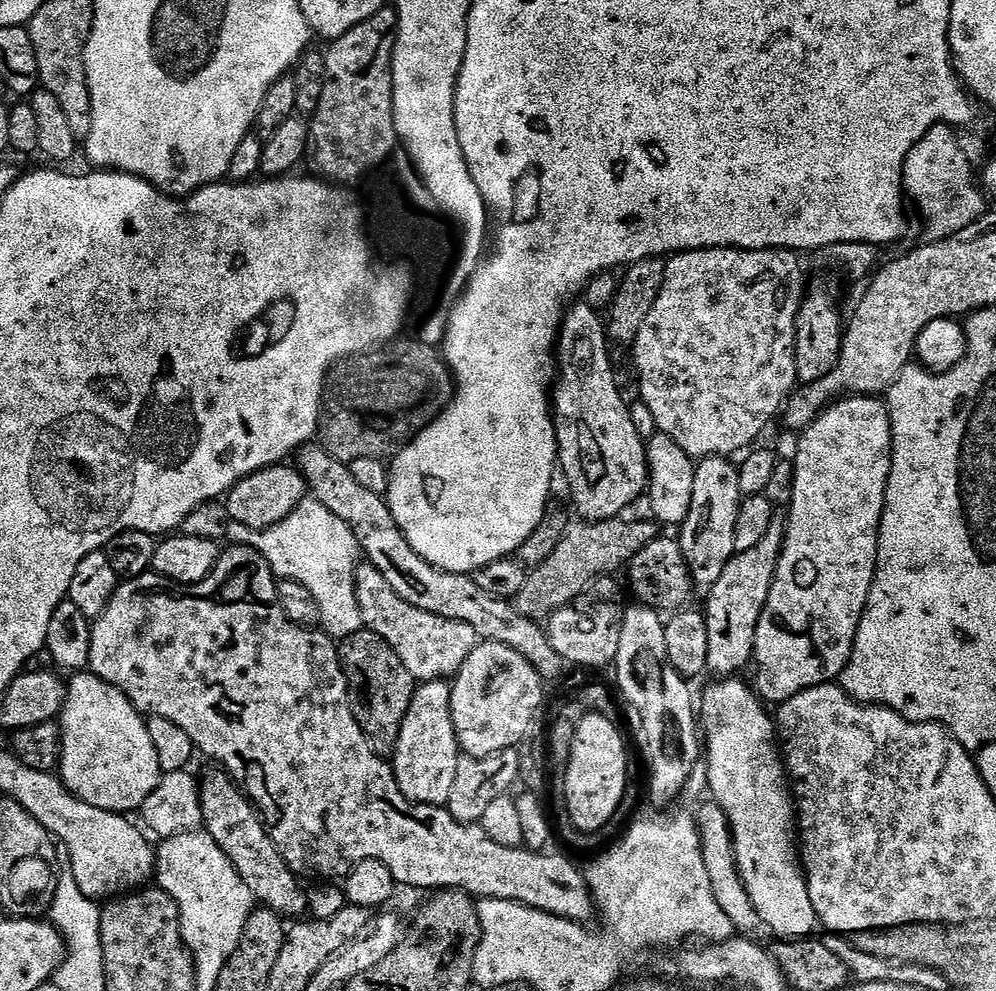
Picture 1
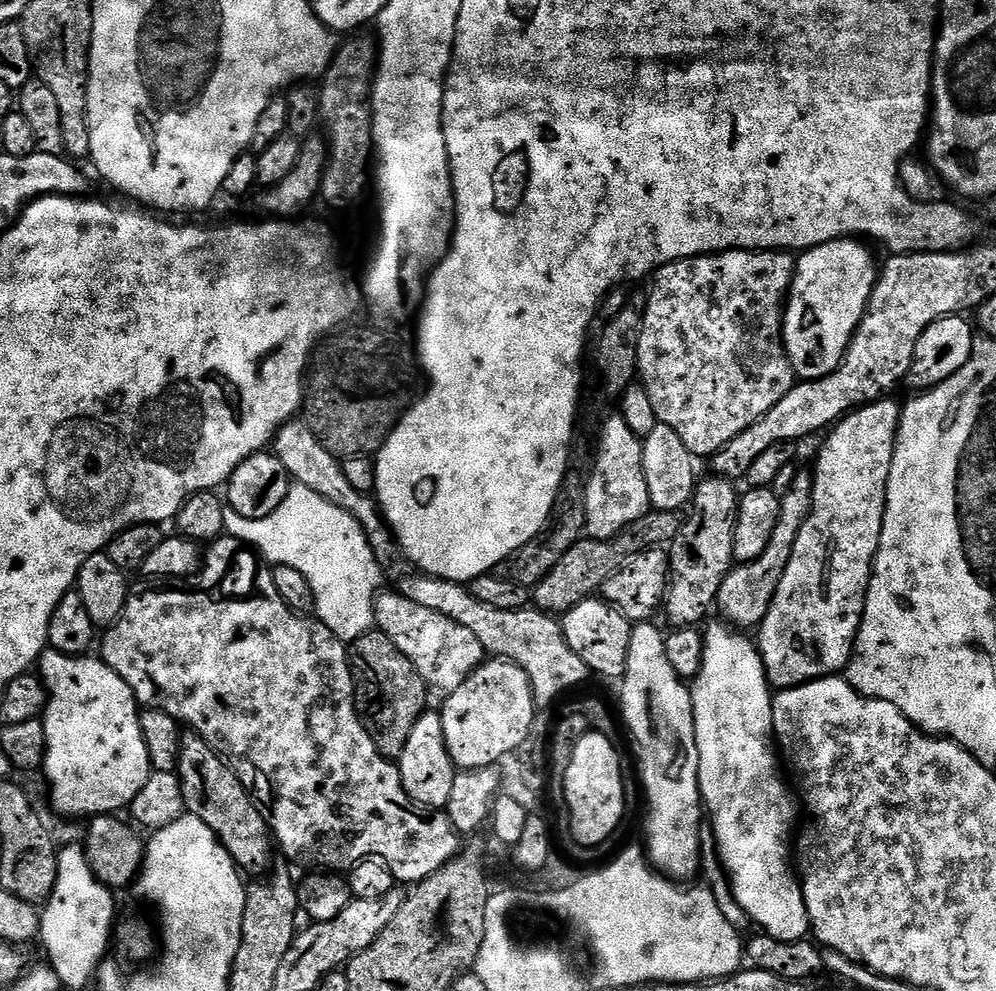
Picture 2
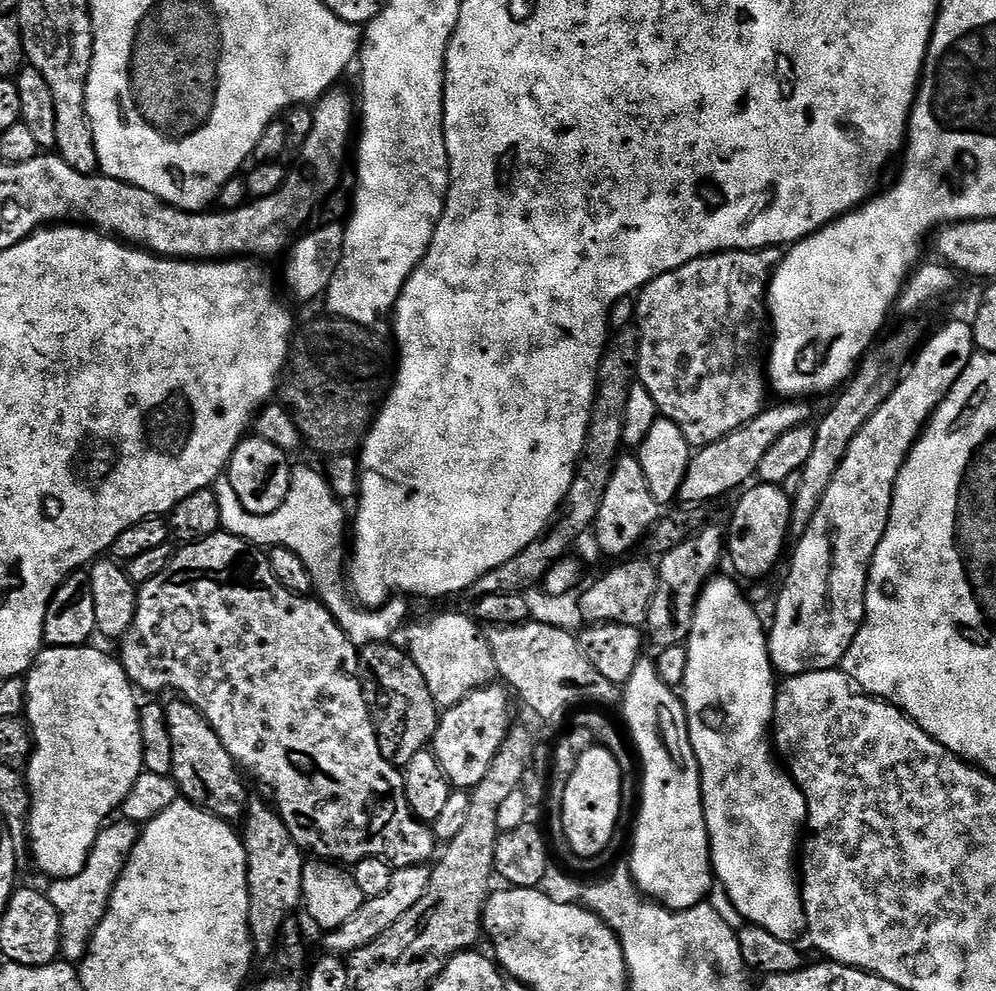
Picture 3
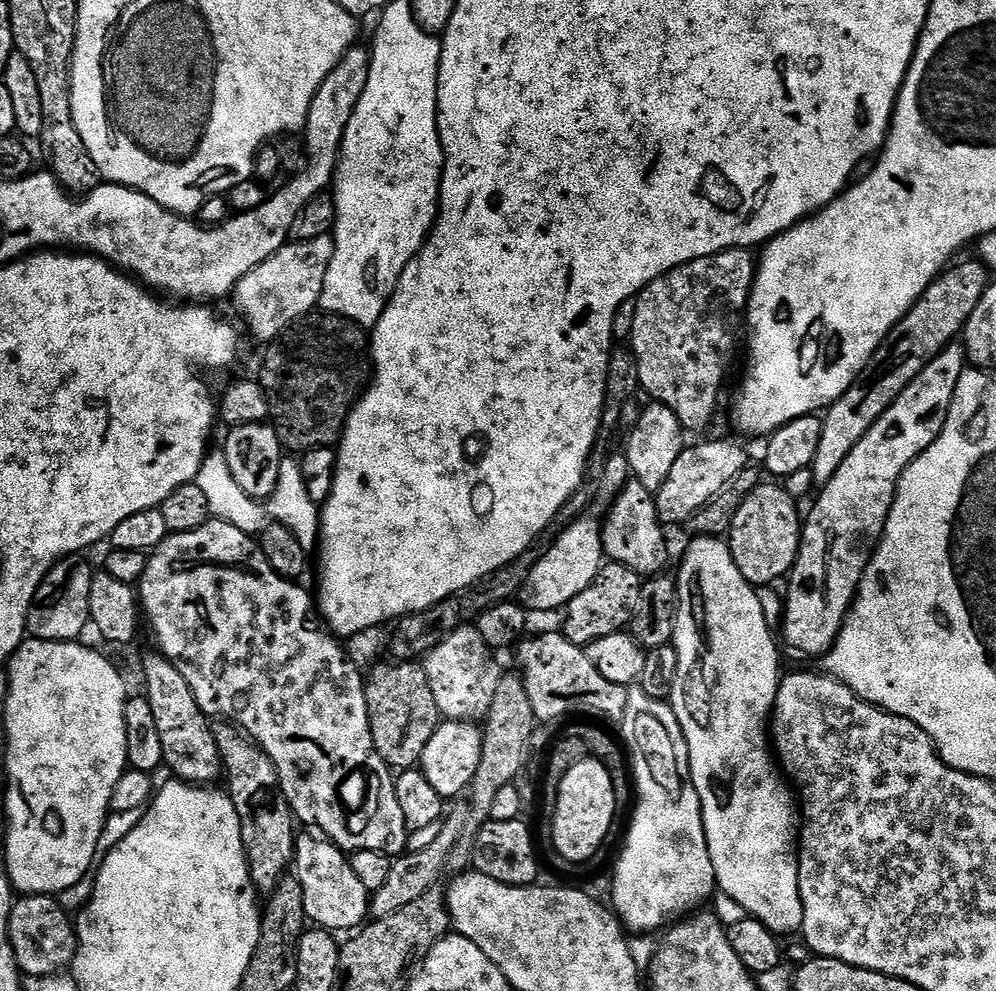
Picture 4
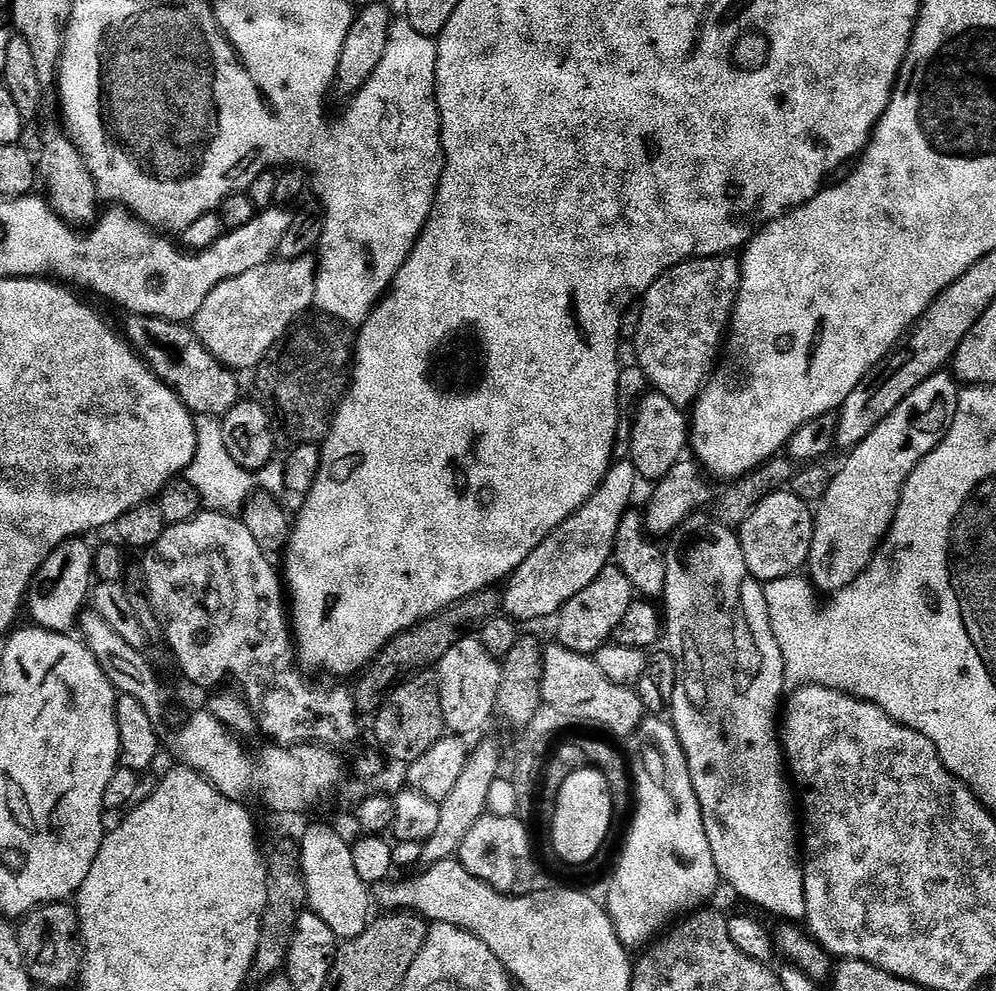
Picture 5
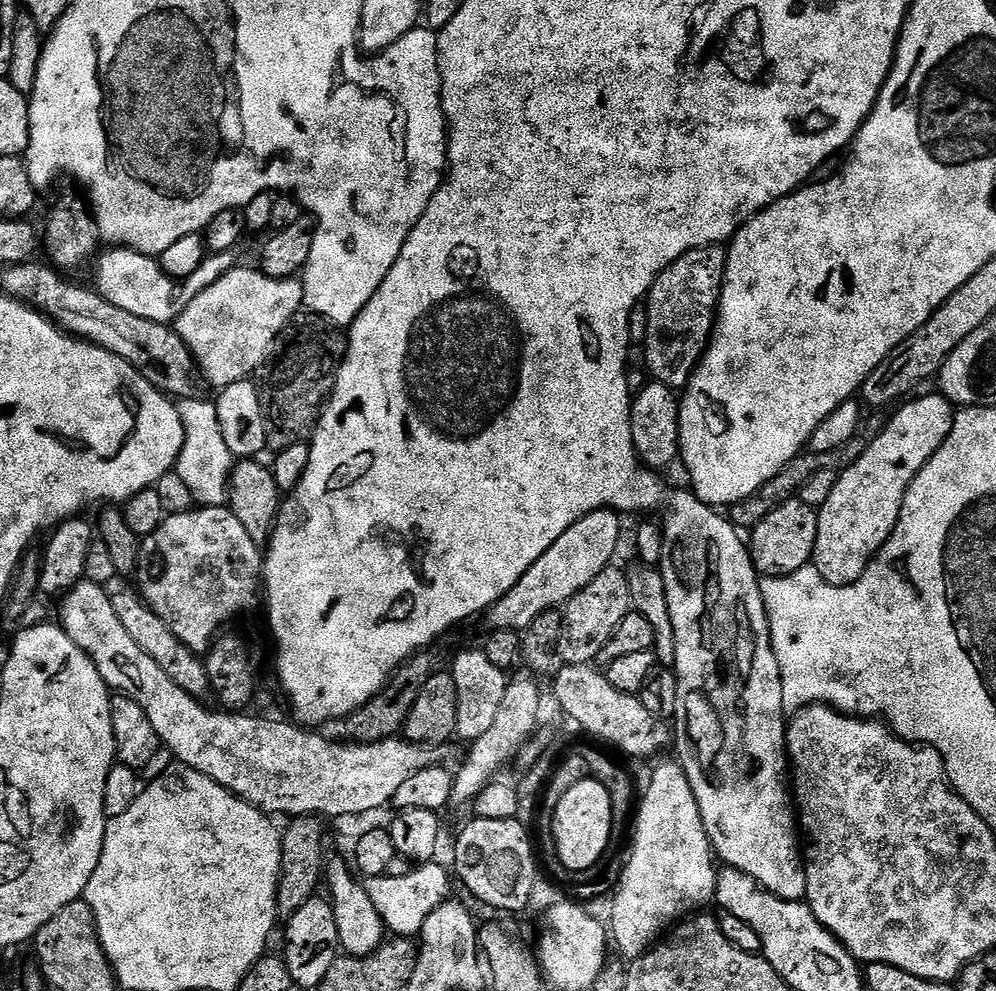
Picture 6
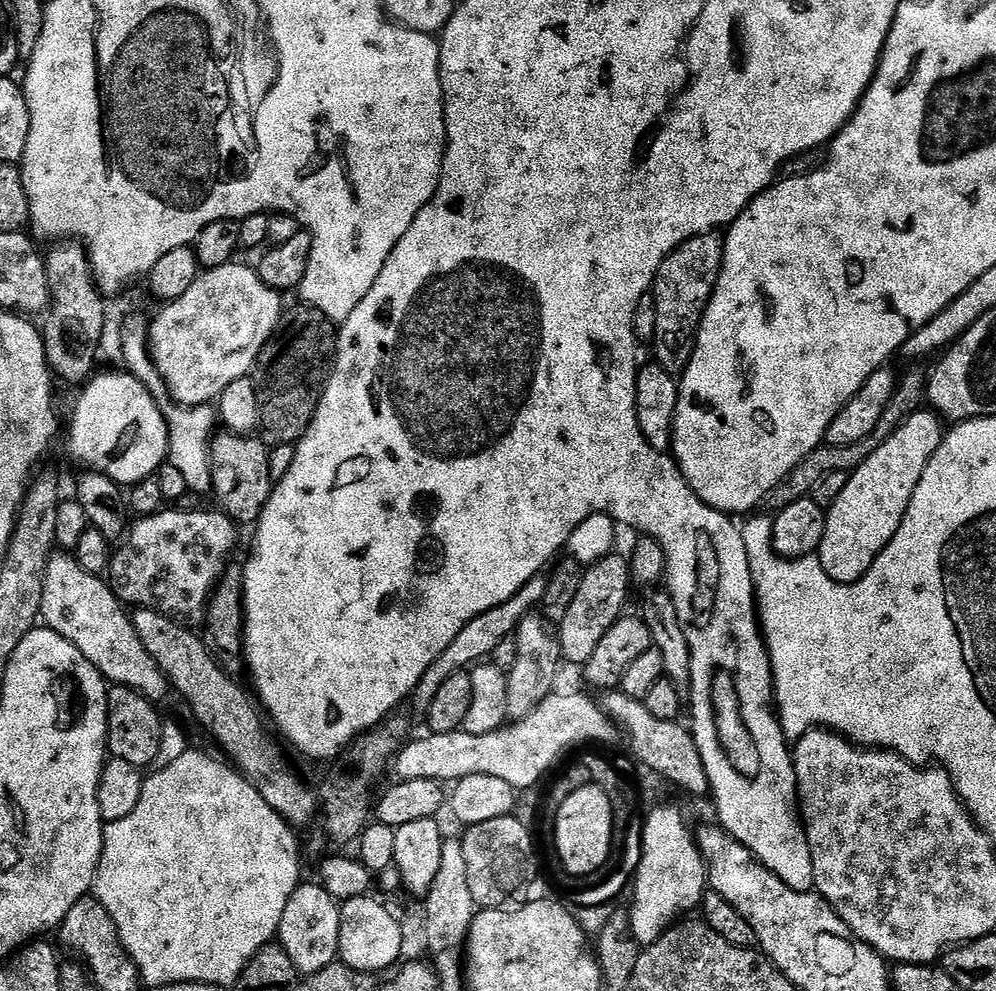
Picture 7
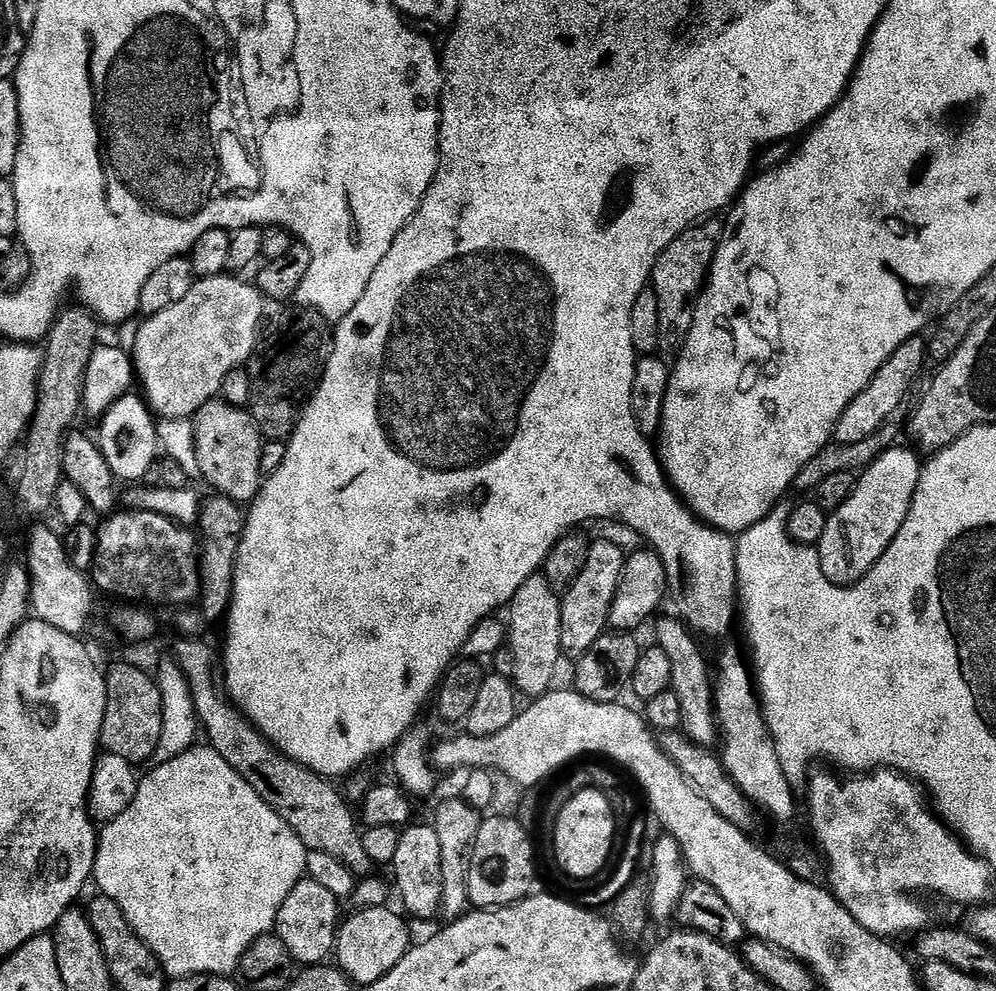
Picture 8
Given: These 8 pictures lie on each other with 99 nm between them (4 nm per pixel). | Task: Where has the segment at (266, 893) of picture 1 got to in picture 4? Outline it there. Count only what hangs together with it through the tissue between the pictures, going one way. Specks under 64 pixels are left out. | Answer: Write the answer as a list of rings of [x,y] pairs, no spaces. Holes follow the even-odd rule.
[[[152,650],[144,656],[144,688],[142,694],[150,702],[150,711],[154,714],[154,722],[158,726],[158,735],[162,741],[162,754],[166,768],[172,771],[171,775],[177,780],[183,780],[185,784],[197,786],[212,786],[222,776],[222,765],[218,754],[218,742],[214,742],[212,733],[213,721],[204,713],[202,706],[198,706],[198,698],[194,698],[194,690],[186,678],[178,671],[178,666],[170,662],[158,650]]]

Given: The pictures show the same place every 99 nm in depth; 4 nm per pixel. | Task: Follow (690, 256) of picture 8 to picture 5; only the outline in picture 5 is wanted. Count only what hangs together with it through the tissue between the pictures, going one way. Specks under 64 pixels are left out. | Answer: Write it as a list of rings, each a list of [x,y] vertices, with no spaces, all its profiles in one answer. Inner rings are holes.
[[[725,254],[723,256],[703,256],[697,260],[684,260],[678,266],[666,270],[646,290],[642,297],[642,318],[638,322],[638,334],[634,341],[636,360],[649,380],[651,391],[662,394],[674,402],[674,406],[685,410],[691,409],[708,377],[712,375],[726,333],[732,322],[732,312],[736,308],[736,299],[740,293],[740,256]]]

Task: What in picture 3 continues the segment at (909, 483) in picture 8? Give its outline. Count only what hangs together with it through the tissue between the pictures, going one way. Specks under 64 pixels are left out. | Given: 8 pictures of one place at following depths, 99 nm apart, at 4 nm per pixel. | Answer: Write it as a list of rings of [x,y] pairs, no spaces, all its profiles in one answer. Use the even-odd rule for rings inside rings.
[[[967,319],[942,325],[927,340],[928,337],[922,344],[924,360],[917,359],[901,375],[890,398],[858,430],[810,526],[795,541],[796,553],[767,629],[768,653],[773,669],[779,675],[781,672],[781,677],[839,669],[858,634],[864,620],[868,568],[886,534],[892,495],[904,459],[950,386],[958,382],[962,370],[978,351]]]

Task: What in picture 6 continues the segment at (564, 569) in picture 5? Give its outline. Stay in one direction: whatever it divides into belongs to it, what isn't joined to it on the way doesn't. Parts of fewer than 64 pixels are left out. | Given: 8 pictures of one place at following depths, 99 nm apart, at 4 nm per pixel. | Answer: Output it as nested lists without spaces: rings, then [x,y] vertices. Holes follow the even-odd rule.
[[[600,508],[574,522],[574,526],[570,526],[570,530],[566,530],[566,534],[562,534],[562,538],[558,538],[558,542],[554,542],[554,546],[550,546],[550,550],[546,550],[546,554],[518,578],[518,582],[514,582],[510,591],[492,604],[486,613],[487,627],[521,633],[544,611],[559,609],[571,596],[578,594],[586,582],[594,582],[594,578],[615,561],[612,559],[620,544],[619,519],[621,517],[613,509]]]

